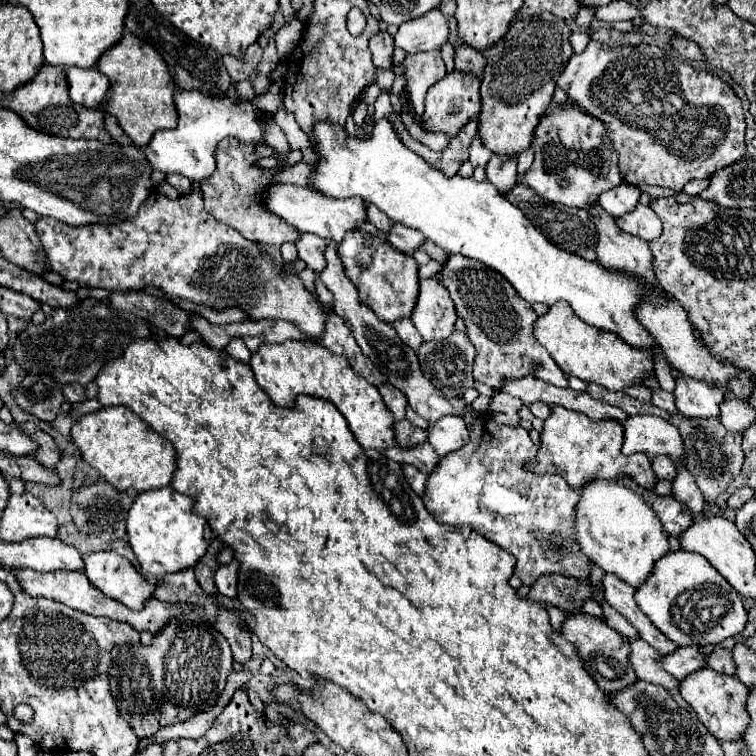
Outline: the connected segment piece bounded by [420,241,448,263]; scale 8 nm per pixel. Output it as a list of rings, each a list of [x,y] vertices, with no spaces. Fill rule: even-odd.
[[[426,241],[426,245],[424,247],[420,247],[420,249],[424,249],[434,261],[438,261],[438,263],[446,263],[448,261],[448,253],[444,251],[444,249],[440,249],[438,245],[434,245],[432,241]]]

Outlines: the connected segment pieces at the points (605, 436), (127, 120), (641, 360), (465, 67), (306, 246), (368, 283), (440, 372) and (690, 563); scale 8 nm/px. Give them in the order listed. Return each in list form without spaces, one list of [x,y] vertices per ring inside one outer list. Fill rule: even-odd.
[[[554,405],[552,415],[544,421],[542,441],[536,455],[536,461],[528,465],[528,471],[532,473],[562,473],[564,479],[572,489],[582,489],[586,483],[596,479],[606,481],[618,481],[620,477],[628,475],[632,477],[640,487],[654,489],[658,477],[652,471],[652,463],[644,453],[634,453],[632,457],[622,455],[622,443],[624,443],[624,427],[620,427],[618,421],[590,421],[584,413],[570,411],[564,407]]]
[[[124,33],[122,41],[108,49],[100,61],[98,69],[110,79],[110,89],[104,101],[104,111],[112,113],[126,135],[138,147],[146,147],[152,135],[160,129],[174,129],[178,125],[178,111],[174,105],[176,83],[164,65],[164,59],[152,45],[136,35]]]
[[[556,301],[534,325],[536,341],[548,349],[552,359],[566,375],[574,375],[586,383],[598,383],[610,391],[624,391],[628,385],[640,385],[642,377],[654,375],[654,361],[642,349],[630,347],[610,331],[584,323],[566,301]]]
[[[460,45],[456,49],[454,61],[456,61],[456,69],[462,73],[468,73],[468,75],[482,75],[484,73],[484,55],[474,49],[468,49],[466,45]]]
[[[302,233],[300,241],[296,243],[298,247],[298,257],[302,261],[306,261],[306,265],[318,275],[324,265],[326,265],[326,259],[324,259],[324,251],[326,251],[326,245],[328,241],[324,241],[322,237],[316,237],[316,235],[310,235],[310,233]]]
[[[352,231],[344,237],[344,241],[338,245],[338,257],[348,279],[358,289],[360,303],[370,307],[374,315],[380,317],[380,321],[394,323],[398,319],[410,317],[418,297],[418,263],[414,261],[414,257],[400,253],[388,243],[382,243],[362,231]]]
[[[454,331],[448,341],[432,341],[420,347],[418,359],[422,365],[424,375],[446,395],[446,397],[456,397],[462,391],[470,389],[474,385],[472,379],[472,365],[474,365],[474,345],[468,339],[466,333]]]
[[[684,549],[666,553],[650,579],[636,589],[636,603],[646,617],[676,645],[718,645],[742,633],[748,617],[736,589],[698,553]]]

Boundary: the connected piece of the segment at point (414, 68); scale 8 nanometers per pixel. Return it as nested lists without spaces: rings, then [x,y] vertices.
[[[440,51],[406,55],[404,67],[406,67],[406,95],[410,97],[410,103],[416,109],[418,123],[422,123],[420,117],[424,113],[426,91],[446,75],[446,67]]]

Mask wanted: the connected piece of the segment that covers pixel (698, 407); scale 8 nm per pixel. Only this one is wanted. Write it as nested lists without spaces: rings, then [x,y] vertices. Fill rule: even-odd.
[[[678,373],[674,399],[676,409],[686,417],[718,417],[720,403],[724,401],[724,391],[700,379],[692,379],[684,373]]]

